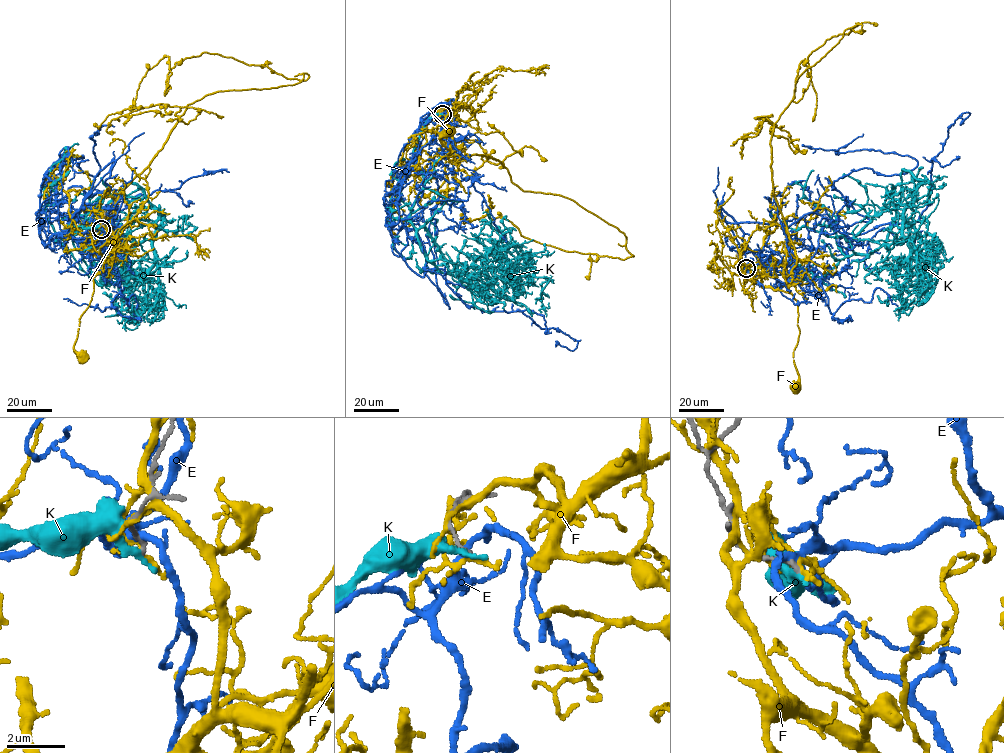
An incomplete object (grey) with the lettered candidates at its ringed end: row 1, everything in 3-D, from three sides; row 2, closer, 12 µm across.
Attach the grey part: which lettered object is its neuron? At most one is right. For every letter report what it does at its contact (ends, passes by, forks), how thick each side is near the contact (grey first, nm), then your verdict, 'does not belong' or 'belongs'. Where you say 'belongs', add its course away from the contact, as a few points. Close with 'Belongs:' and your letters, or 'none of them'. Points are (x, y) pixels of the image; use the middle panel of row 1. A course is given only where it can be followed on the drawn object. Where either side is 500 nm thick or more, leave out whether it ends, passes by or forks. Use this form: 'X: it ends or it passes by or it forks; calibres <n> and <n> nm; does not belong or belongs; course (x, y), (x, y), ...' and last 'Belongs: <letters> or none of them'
E: it passes by; calibres 170 and 240 nm; does not belong
F: it forks; calibres 150 and 120 nm; does not belong
K: it ends; calibres 150 and 300 nm; does not belong
Belongs: none of them

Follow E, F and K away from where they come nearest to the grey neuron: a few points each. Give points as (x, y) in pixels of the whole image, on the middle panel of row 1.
E: (442, 114), (389, 229), (404, 219), (398, 256), (395, 235), (416, 231), (449, 309), (427, 237), (444, 200)
F: (442, 114), (441, 110), (449, 108), (445, 125), (456, 149), (448, 154), (449, 148), (439, 138), (449, 131)
K: (442, 114), (413, 149), (419, 247), (509, 299), (516, 265), (490, 249), (508, 260)

